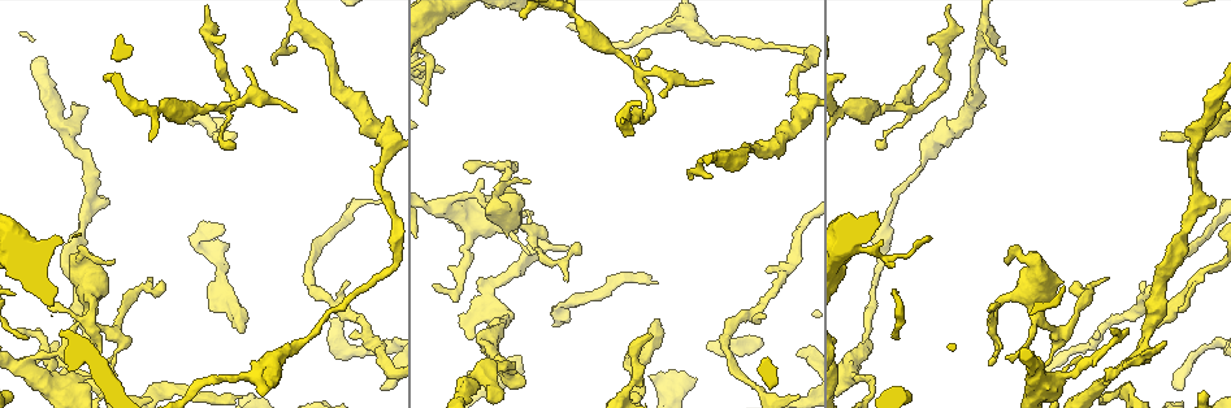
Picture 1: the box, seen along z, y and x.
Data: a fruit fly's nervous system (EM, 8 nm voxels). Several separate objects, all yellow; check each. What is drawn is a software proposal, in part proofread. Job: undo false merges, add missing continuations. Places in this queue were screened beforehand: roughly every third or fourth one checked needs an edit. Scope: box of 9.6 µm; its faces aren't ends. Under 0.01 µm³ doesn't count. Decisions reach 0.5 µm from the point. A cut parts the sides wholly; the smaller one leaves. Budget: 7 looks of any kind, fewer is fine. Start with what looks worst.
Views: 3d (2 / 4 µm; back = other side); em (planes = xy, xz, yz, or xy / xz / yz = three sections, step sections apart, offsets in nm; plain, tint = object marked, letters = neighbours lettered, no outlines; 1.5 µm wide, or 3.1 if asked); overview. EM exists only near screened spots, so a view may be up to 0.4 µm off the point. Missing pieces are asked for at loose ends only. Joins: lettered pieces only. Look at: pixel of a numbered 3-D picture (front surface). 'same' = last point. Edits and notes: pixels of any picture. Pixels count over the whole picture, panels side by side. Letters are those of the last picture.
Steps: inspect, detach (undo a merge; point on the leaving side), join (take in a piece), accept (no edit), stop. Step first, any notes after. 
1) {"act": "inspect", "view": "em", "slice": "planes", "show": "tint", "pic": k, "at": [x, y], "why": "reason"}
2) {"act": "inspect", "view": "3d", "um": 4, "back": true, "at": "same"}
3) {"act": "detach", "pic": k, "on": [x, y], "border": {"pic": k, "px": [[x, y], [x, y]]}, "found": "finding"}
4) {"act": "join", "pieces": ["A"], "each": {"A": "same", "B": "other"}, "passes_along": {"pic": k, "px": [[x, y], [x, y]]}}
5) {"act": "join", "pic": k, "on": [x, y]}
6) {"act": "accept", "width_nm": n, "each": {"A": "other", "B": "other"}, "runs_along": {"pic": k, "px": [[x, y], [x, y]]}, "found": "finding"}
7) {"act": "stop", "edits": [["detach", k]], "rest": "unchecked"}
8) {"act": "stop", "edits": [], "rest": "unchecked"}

{"act": "inspect", "view": "em", "slice": "planes", "show": "tint", "pic": 1, "at": [799, 356], "why": "end of a long branch"}

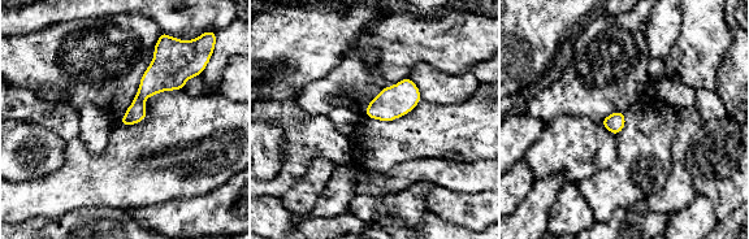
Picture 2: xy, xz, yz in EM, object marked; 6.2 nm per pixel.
{"act": "inspect", "view": "em", "slice": "planes", "show": "letters", "at": "same"}

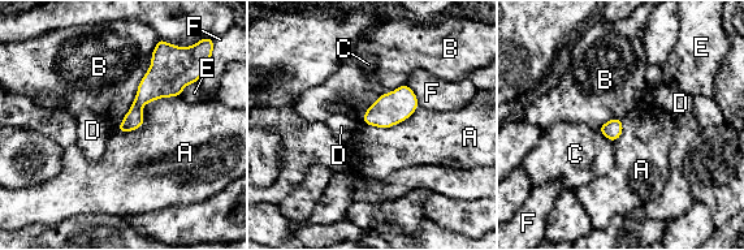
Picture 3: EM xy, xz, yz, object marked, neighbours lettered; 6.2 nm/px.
{"act": "accept", "longest_contact_nm": ["B", 500], "each": {"A": "other", "B": "other", "C": "other", "D": "other", "E": "other", "F": "other"}, "found": "no lettered piece goes on from it"}

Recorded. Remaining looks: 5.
{"act": "inspect", "view": "em", "um": 3.1, "slice": "xz", "step": 8, "show": "letters", "pic": 1, "at": [294, 112], "why": "an open end"}

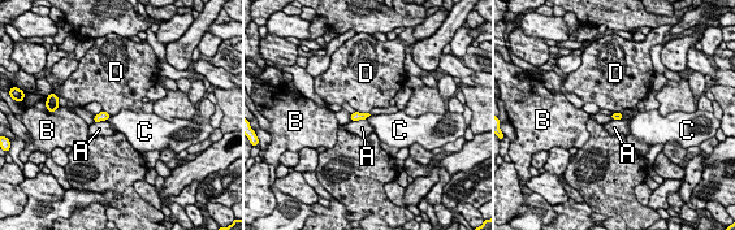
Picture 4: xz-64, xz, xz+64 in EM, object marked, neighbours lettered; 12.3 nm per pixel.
{"act": "accept", "each": {"A": "other", "B": "other", "C": "other", "D": "other"}, "border": {"pic": 4, "px": [[355, 111], [368, 113]]}, "found": "no lettered piece goes on from it"}

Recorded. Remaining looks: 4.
{"act": "inspect", "view": "3d", "um": 4, "pic": 1, "at": [109, 74]}

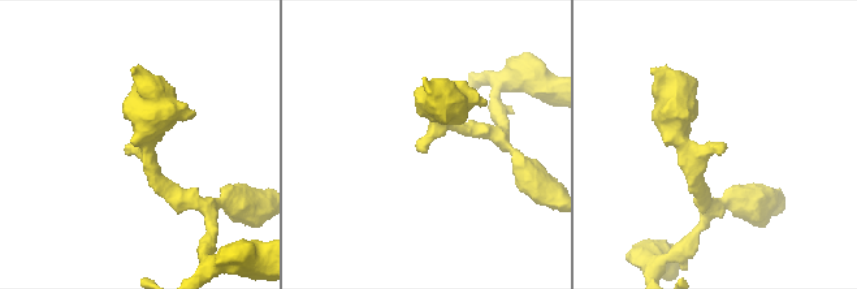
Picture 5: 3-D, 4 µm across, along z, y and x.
{"act": "inspect", "view": "em", "slice": "xz", "step": 4, "show": "plain", "pic": 5, "at": [132, 144], "why": "need the tissue"}

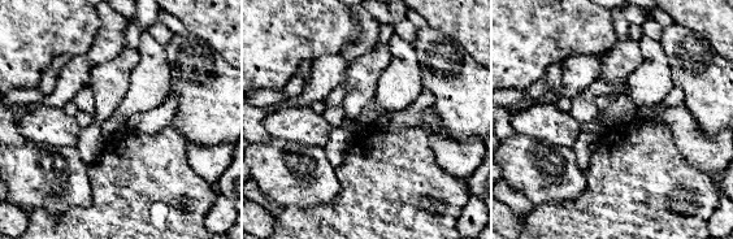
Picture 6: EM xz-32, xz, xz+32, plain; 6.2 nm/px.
{"act": "inspect", "view": "em", "slice": "xz", "step": 4, "show": "letters", "at": "same"}

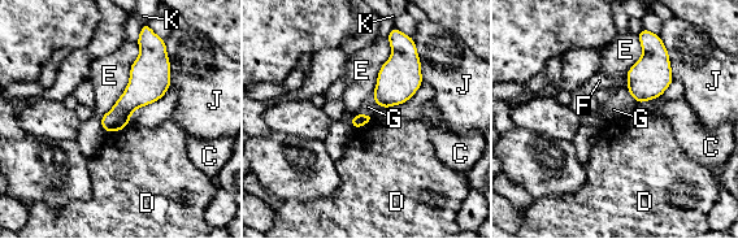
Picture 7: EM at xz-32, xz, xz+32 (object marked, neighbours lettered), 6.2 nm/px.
{"act": "accept", "each": {"C": "other", "D": "other", "E": "other", "F": "other", "G": "other", "J": "other", "K": "other"}, "border": {"pic": 7, "px": [[137, 42], [129, 83], [100, 120]]}, "found": "none of them fits"}

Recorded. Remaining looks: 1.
{"act": "stop", "edits": [], "rest": "unchecked"}

